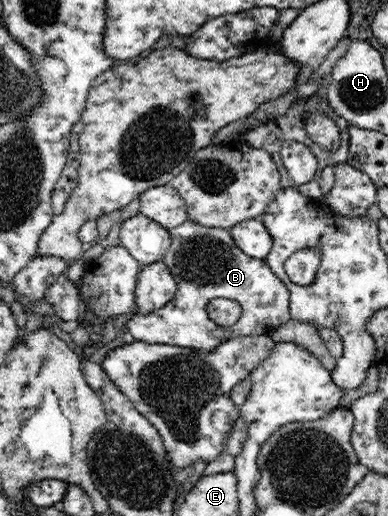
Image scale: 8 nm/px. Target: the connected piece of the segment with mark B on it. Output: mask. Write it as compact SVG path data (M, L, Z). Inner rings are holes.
M187 219L181 225L175 226L175 229L170 229L169 233L170 248L162 261L177 283L176 295L164 307L155 309L149 314L136 315L127 323L128 333L135 340L145 341L145 343L168 343L184 351L203 350L209 353L214 352L223 340L229 340L231 336L270 337L281 325L291 320L290 294L285 284L271 271L264 259L255 259L243 253L243 250L239 249L234 242L230 230L208 228ZM216 298L239 303L243 313L236 325L223 328L211 320L210 315L207 314L207 303Z

